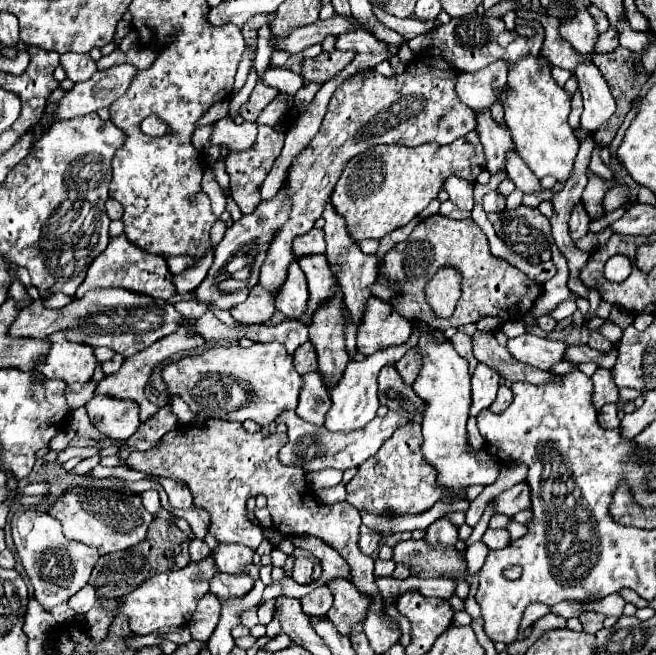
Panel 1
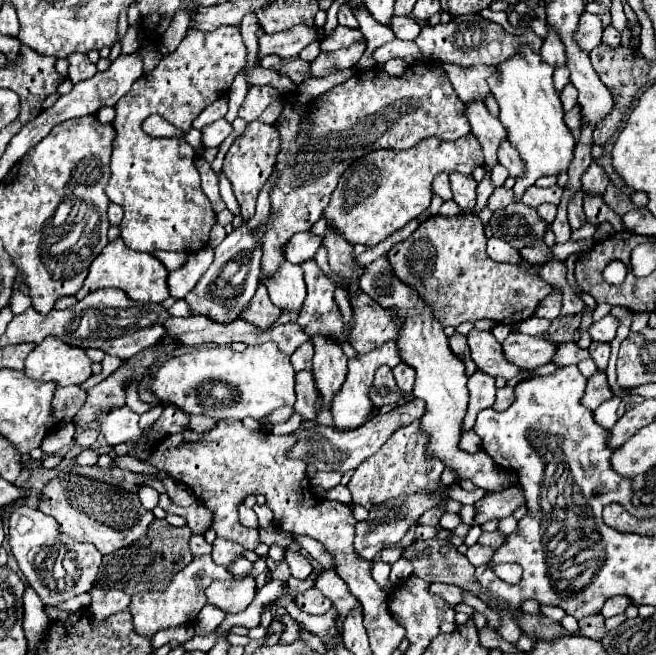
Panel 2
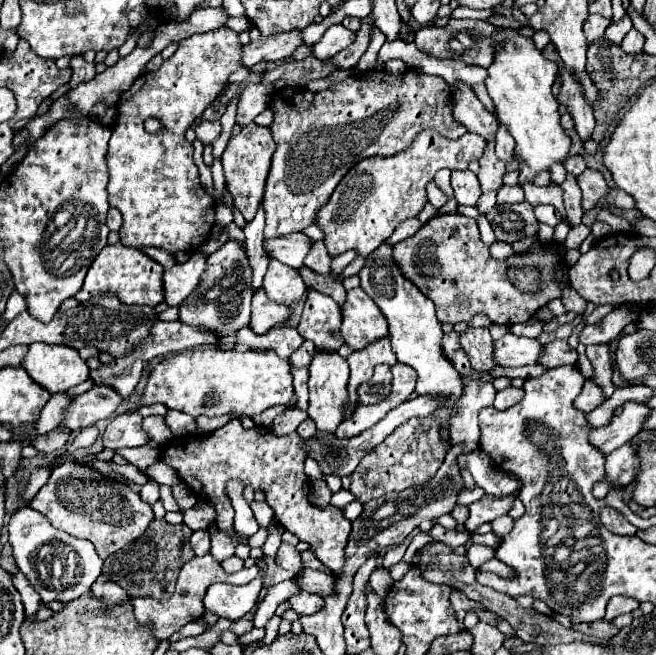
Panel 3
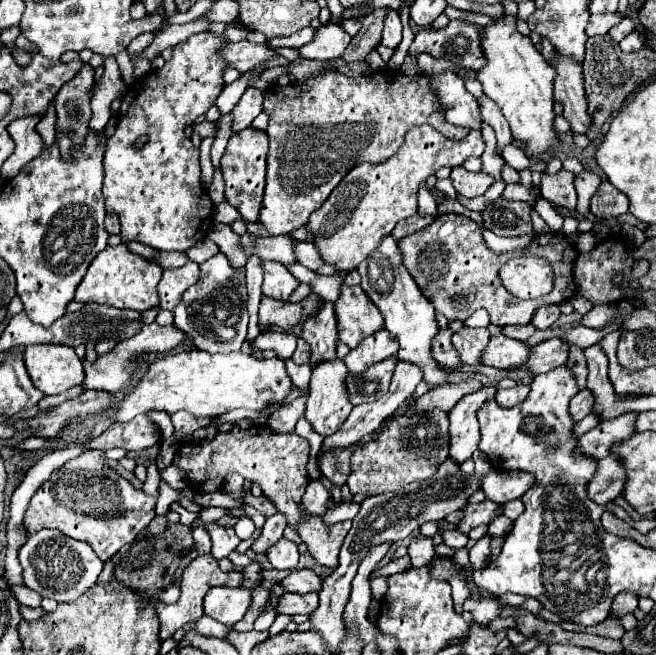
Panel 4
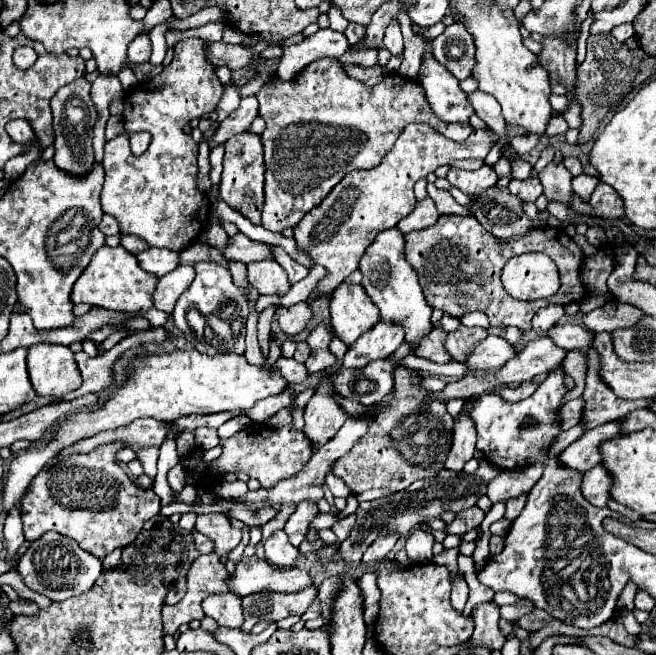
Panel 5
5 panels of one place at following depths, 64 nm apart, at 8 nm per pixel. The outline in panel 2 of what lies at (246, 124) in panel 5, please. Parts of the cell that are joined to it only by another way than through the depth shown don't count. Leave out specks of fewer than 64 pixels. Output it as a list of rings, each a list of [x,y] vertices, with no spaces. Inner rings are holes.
[[[252,86],[248,88],[246,100],[238,110],[238,116],[246,122],[256,120],[270,102],[274,102],[278,98],[278,90],[274,90],[272,86]]]

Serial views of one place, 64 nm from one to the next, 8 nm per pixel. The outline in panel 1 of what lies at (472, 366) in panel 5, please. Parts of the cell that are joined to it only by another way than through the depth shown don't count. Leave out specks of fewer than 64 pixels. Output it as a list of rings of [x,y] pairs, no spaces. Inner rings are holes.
[[[522,334],[522,336],[510,338],[506,344],[512,358],[528,366],[536,366],[540,370],[548,370],[556,362],[562,362],[564,346],[566,344],[560,340],[548,340],[534,334]]]

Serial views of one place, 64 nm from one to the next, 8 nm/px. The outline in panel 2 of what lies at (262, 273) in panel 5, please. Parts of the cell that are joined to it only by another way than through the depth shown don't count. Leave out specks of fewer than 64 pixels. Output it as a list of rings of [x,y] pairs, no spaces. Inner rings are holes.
[[[284,262],[272,276],[264,278],[270,300],[282,310],[300,310],[306,294],[304,272],[300,266]]]

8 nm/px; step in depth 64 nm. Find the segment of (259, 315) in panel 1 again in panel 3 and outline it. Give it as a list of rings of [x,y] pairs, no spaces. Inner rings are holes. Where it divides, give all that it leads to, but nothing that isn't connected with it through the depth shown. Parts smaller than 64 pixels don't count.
[[[260,288],[260,292],[254,296],[252,300],[252,320],[250,320],[250,328],[256,330],[256,334],[264,334],[274,326],[282,326],[290,320],[292,308],[284,306],[284,304],[276,304],[272,302],[264,290]]]

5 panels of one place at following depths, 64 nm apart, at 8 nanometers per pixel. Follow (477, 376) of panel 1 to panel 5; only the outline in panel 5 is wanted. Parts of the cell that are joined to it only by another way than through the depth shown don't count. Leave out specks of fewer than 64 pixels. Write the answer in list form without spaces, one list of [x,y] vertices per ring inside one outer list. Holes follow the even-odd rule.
[[[468,402],[464,406],[464,412],[458,414],[456,424],[454,424],[454,442],[452,450],[446,460],[446,468],[460,474],[464,464],[472,458],[476,450],[476,428],[472,428],[472,420],[468,418]]]

